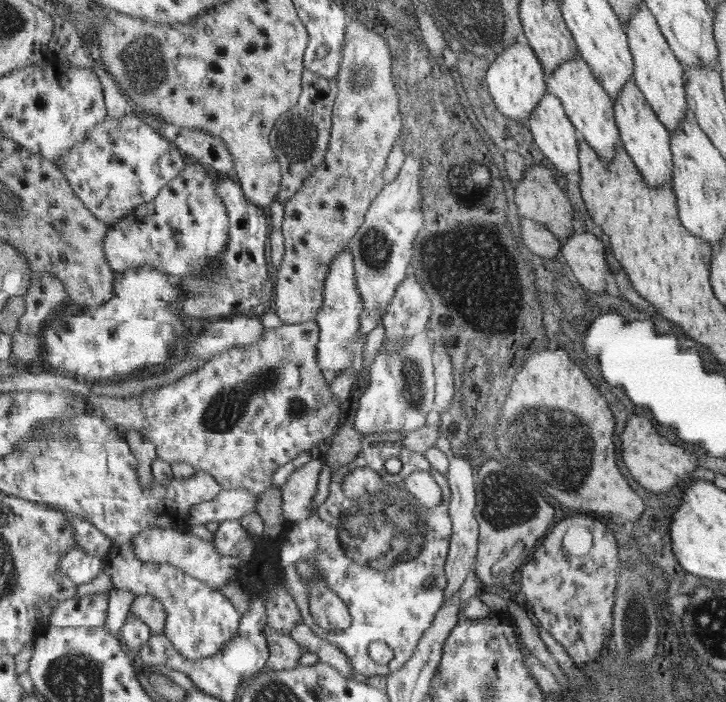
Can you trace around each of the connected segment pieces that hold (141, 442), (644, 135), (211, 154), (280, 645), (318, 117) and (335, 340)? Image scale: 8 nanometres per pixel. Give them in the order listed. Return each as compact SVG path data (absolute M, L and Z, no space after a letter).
M127 430L126 438L131 445L135 457L138 458L138 470L141 477L141 483L143 487L151 487L155 485L155 476L152 472L152 465L155 460L159 459L157 452L157 445L149 441L149 439L143 438L142 432L136 432L136 430Z
M635 79L625 84L621 96L614 100L614 109L624 148L638 165L647 184L651 188L659 188L665 182L670 182L674 164L674 161L671 160L670 133L655 116L644 92L639 88Z
M156 123L156 129L164 137L174 142L187 158L193 159L219 175L225 175L234 168L235 159L231 149L221 136L211 135L203 128L183 128L171 123Z
M267 624L266 638L269 650L266 670L284 671L299 666L304 651L287 630L275 629Z
M304 69L303 92L299 102L283 118L277 131L271 136L273 148L278 154L282 165L282 183L277 200L289 203L289 200L303 188L306 179L311 178L313 172L323 162L333 132L333 113L338 95L337 83L333 83L311 70Z
M350 247L343 249L327 273L325 281L325 302L317 315L316 322L321 328L321 338L318 344L319 367L321 367L324 378L332 382L335 376L346 368L352 367L357 375L356 380L363 379L361 371L363 368L363 350L367 344L367 333L359 332L359 318L364 316L365 302L361 298L359 286L357 286L357 268L355 258Z

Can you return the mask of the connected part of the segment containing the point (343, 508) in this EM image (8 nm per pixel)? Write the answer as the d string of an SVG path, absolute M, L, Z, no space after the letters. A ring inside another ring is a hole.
M371 439L363 451L359 454L365 458L365 464L343 464L337 466L339 470L332 474L331 484L328 488L329 495L325 502L315 509L315 513L299 523L292 524L284 537L279 540L281 564L283 564L283 576L285 576L285 586L291 593L291 596L297 601L301 610L302 618L305 623L317 633L321 638L334 642L339 646L351 660L353 670L365 676L385 675L388 676L403 668L415 654L419 640L431 624L435 622L437 612L443 608L445 599L445 587L447 587L446 561L448 560L452 534L454 531L454 522L450 516L451 488L447 474L443 475L439 470L435 472L425 458L422 452L408 450L400 441L382 441ZM389 458L397 458L402 462L402 468L397 474L389 474L385 468L385 462ZM368 467L380 473L382 480L387 482L387 487L381 491L368 492L362 497L349 497L343 491L343 482L346 477L351 475L356 469ZM416 471L429 471L435 474L437 482L440 484L443 492L443 501L441 505L431 508L425 508L419 502L419 495L413 494L405 487L403 482ZM300 559L317 559L319 570L317 573L323 573L329 587L333 589L349 607L353 623L348 629L340 631L331 631L320 627L314 620L311 612L311 598L309 598L309 580L305 580L299 574L296 564ZM434 578L434 585L431 589L425 588L427 580ZM373 642L385 642L391 648L394 656L386 666L375 663L375 660L369 656L369 644Z

